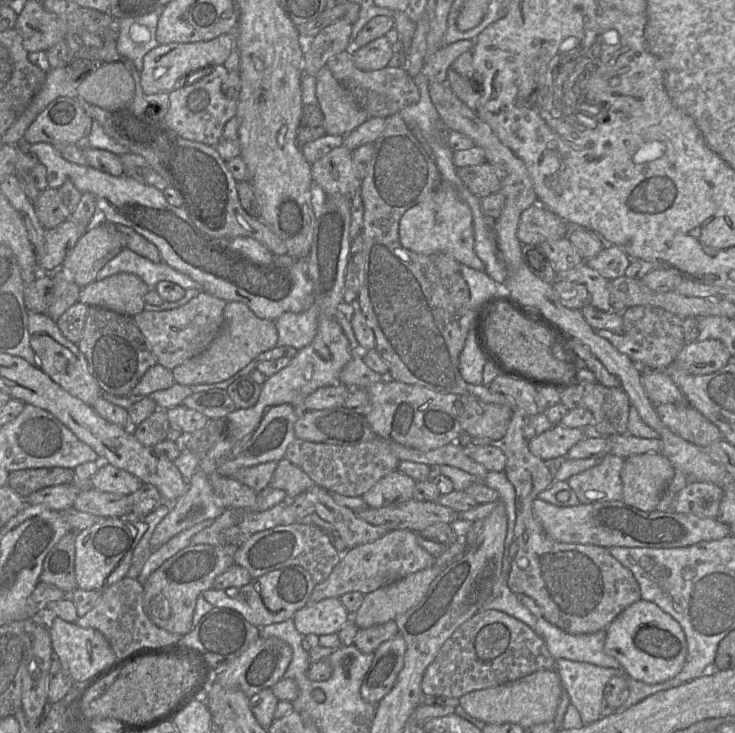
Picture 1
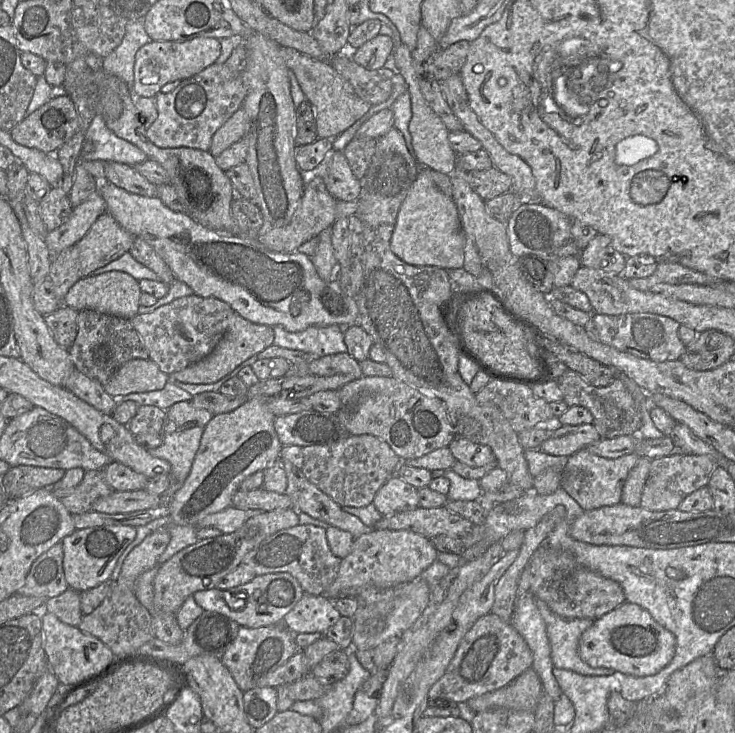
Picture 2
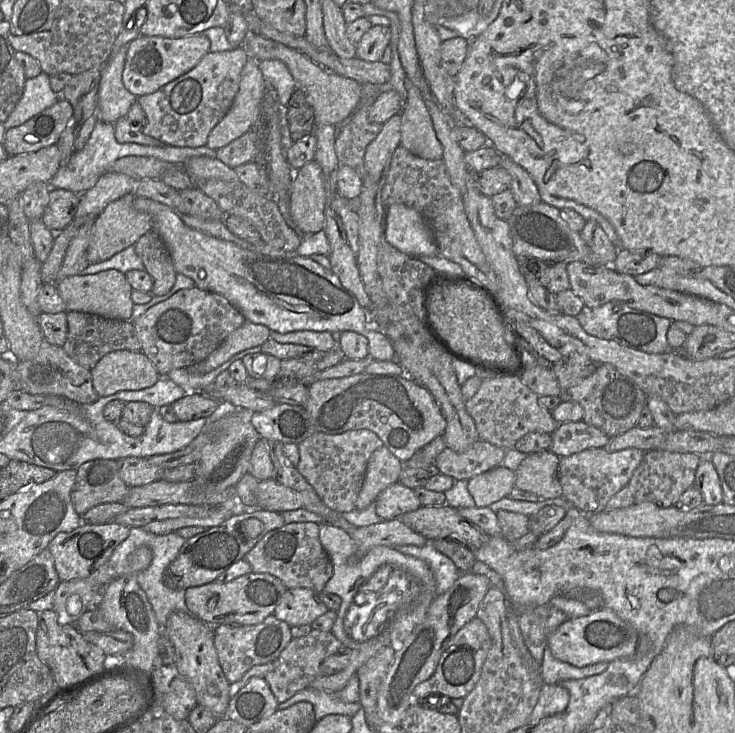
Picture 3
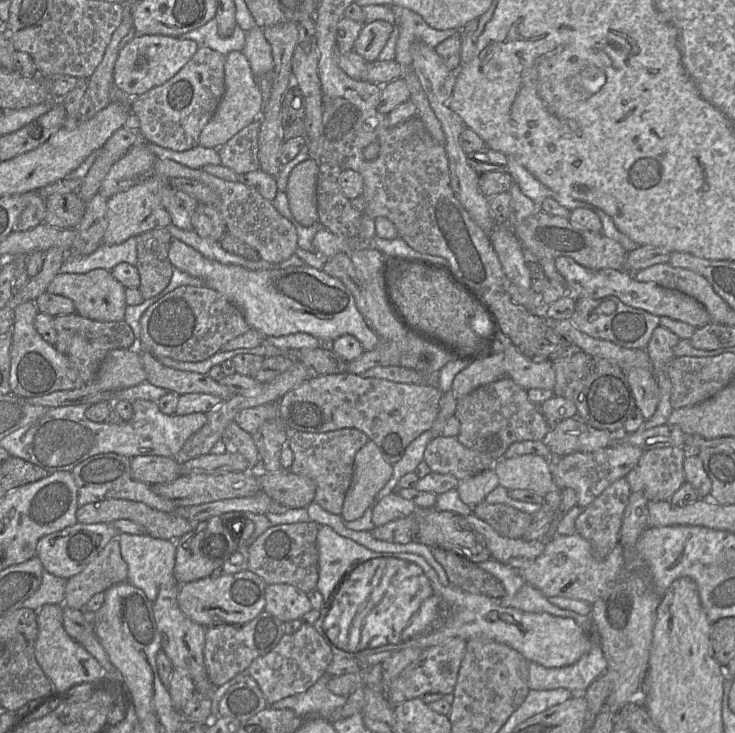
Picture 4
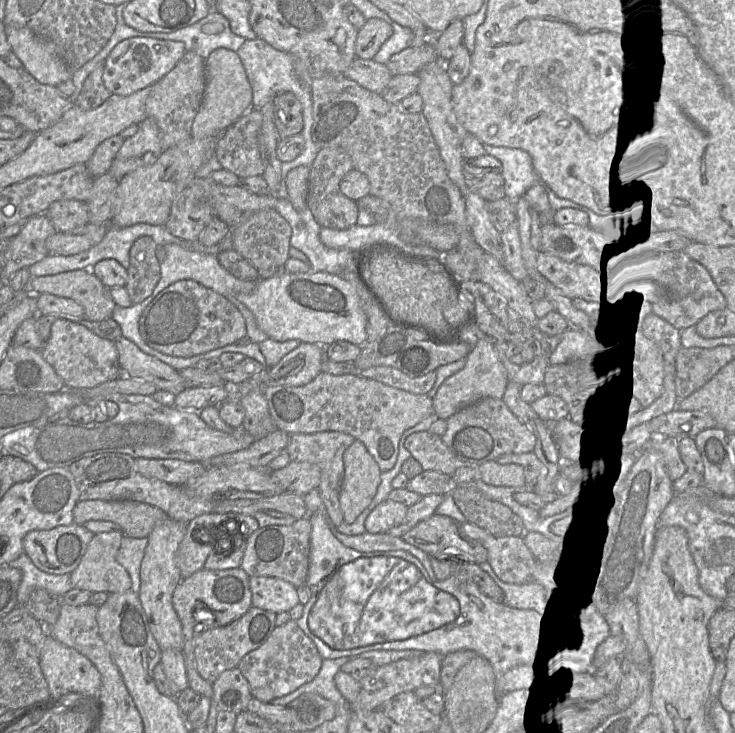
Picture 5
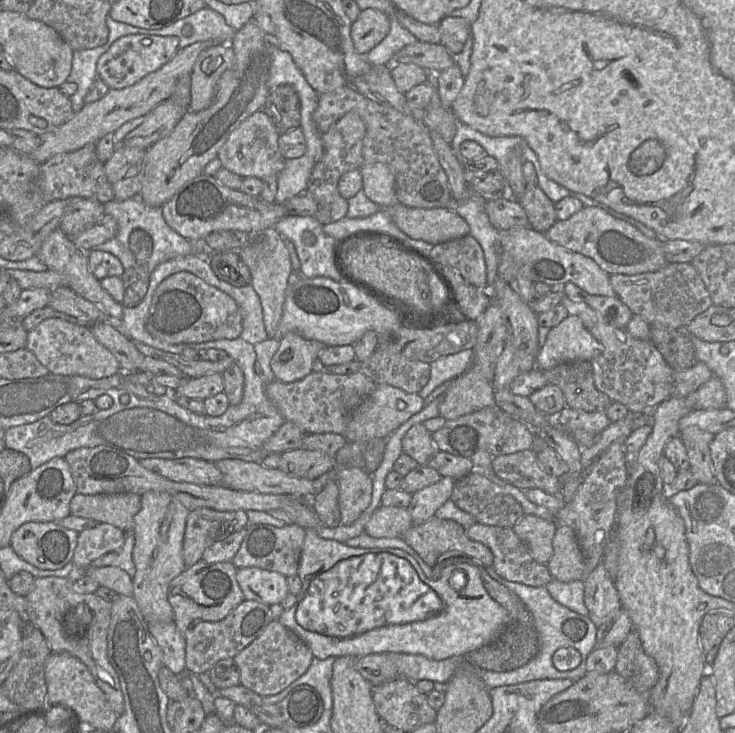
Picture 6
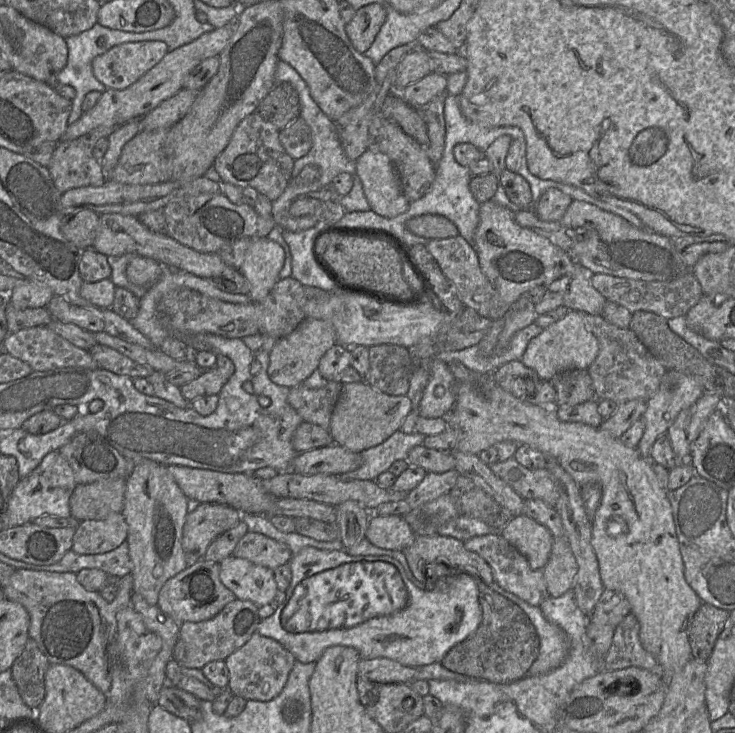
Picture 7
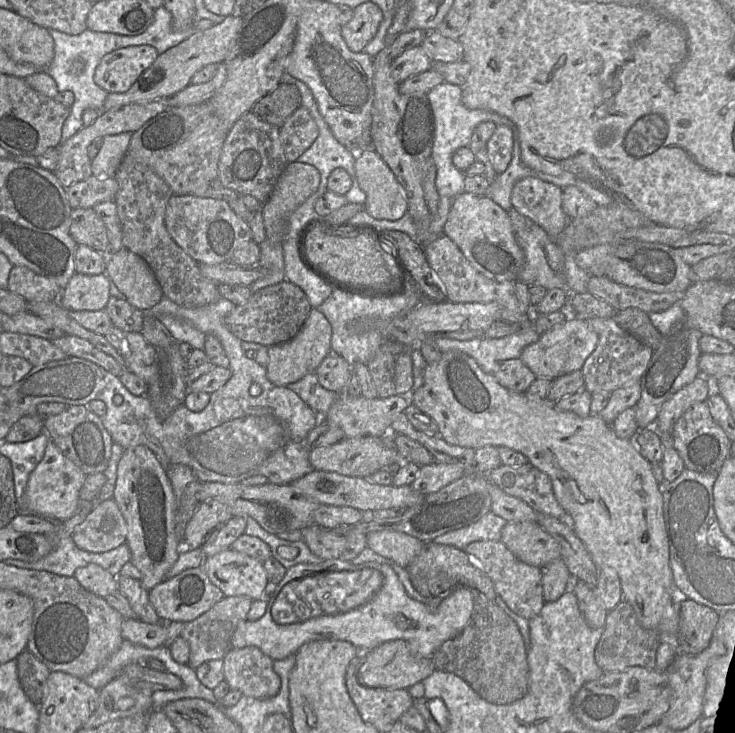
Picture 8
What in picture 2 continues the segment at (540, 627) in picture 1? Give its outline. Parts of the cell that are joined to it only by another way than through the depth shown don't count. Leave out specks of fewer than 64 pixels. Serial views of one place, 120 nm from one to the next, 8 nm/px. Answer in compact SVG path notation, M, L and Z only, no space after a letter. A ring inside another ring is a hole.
M536 599L536 605L546 625L550 658L556 668L586 676L609 676L618 672L611 668L593 668L585 663L578 651L579 639L594 622L592 619L566 619L553 613L545 602Z

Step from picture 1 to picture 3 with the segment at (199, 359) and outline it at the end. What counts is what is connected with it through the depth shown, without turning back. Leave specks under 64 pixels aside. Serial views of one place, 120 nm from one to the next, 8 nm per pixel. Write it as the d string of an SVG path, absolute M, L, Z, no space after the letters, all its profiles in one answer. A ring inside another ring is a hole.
M246 320L240 327L234 330L208 357L206 357L203 361L186 369L188 369L191 373L198 375L209 373L225 363L232 356L246 349L263 345L270 338L270 335L271 330L266 326L255 324Z

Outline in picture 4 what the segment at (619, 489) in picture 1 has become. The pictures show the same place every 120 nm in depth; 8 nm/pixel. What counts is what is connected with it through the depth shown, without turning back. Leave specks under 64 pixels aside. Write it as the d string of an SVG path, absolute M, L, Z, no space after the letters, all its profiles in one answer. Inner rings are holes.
M613 443L606 448L593 452L575 452L561 456L552 466L553 480L560 490L571 488L577 496L577 505L585 508L607 487L628 472L638 463L644 451L636 446Z

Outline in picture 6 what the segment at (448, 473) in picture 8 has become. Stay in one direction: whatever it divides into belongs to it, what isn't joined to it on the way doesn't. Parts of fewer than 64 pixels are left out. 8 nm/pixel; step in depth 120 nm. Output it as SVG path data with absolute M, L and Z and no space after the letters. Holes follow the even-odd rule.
M450 477L427 486L412 495L407 507L414 525L419 525L435 516L436 511L452 496L456 480Z

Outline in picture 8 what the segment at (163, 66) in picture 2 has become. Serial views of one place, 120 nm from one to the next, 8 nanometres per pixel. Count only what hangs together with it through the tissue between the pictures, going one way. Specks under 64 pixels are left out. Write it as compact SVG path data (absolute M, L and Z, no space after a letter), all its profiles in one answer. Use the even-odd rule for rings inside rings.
M150 45L113 50L97 64L94 82L108 93L125 92L153 64L158 55L158 51Z

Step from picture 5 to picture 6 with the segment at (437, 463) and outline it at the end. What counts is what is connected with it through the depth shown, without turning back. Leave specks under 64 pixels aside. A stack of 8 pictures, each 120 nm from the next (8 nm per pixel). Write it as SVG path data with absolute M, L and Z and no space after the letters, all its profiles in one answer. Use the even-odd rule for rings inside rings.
M424 424L412 426L402 439L403 452L415 459L419 465L429 465L433 456L438 452L432 433Z

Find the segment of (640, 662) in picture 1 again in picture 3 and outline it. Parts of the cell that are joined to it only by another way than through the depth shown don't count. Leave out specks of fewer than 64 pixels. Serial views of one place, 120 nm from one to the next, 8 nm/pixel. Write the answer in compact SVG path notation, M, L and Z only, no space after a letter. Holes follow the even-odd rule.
M601 607L588 615L565 620L548 636L547 649L556 659L583 667L631 658L634 654L639 654L642 658L651 649L652 641L646 636L638 641L638 636L638 631L631 624L622 620L611 609Z

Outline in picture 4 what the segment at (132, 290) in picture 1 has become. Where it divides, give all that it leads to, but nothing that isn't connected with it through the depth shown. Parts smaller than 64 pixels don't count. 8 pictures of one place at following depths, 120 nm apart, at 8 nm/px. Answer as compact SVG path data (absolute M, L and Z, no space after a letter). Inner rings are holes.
M94 269L87 273L58 273L50 282L46 291L62 295L72 300L76 313L84 318L101 322L122 321L127 306L125 299L126 288L117 281L111 271Z

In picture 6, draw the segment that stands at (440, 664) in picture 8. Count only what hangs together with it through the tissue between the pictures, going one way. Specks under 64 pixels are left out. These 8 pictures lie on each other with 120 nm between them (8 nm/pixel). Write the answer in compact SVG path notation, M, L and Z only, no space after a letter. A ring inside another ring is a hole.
M478 567L481 579L488 594L503 606L508 613L508 623L500 630L496 639L465 656L468 662L490 671L504 672L519 668L534 658L543 649L542 636L536 622L523 601L507 587L494 580L483 567Z

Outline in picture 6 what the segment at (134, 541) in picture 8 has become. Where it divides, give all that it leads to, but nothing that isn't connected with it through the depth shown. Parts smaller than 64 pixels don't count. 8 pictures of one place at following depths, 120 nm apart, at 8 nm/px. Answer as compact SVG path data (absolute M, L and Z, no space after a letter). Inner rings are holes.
M149 491L141 496L141 508L134 517L132 534L135 544L132 559L135 576L132 578L133 598L148 622L173 622L173 609L168 601L168 590L174 578L186 566L183 560L183 538L189 510L173 496Z

